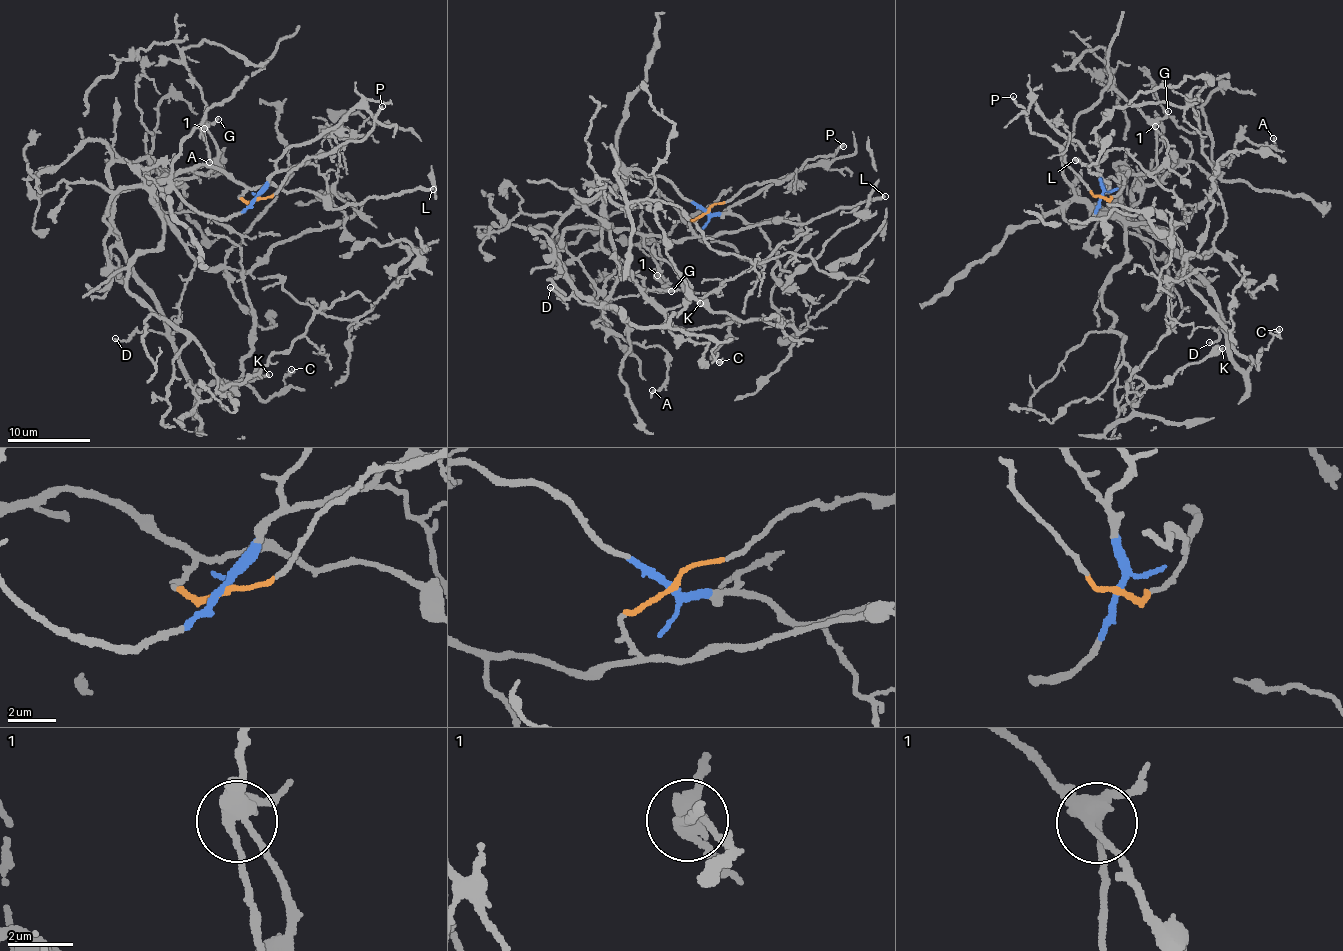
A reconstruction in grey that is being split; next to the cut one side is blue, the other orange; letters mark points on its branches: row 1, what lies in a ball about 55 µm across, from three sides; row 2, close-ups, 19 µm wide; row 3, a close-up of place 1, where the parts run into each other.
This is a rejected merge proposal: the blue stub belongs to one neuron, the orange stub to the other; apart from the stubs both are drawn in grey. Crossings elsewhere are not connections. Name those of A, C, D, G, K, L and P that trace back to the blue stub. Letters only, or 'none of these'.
A, K

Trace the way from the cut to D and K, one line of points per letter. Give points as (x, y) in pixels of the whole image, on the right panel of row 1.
D: (1101, 196), (1115, 197), (1126, 171), (1123, 212), (1144, 223), (1206, 285), (1224, 325), (1209, 341)
K: (1101, 196), (1075, 228), (1063, 208), (1114, 214), (1126, 231), (1102, 304), (1127, 367), (1163, 386), (1223, 348)

